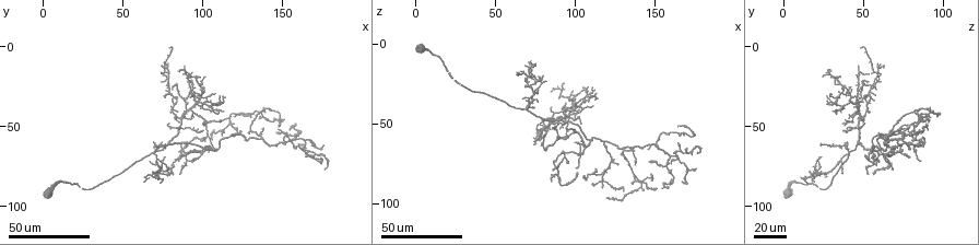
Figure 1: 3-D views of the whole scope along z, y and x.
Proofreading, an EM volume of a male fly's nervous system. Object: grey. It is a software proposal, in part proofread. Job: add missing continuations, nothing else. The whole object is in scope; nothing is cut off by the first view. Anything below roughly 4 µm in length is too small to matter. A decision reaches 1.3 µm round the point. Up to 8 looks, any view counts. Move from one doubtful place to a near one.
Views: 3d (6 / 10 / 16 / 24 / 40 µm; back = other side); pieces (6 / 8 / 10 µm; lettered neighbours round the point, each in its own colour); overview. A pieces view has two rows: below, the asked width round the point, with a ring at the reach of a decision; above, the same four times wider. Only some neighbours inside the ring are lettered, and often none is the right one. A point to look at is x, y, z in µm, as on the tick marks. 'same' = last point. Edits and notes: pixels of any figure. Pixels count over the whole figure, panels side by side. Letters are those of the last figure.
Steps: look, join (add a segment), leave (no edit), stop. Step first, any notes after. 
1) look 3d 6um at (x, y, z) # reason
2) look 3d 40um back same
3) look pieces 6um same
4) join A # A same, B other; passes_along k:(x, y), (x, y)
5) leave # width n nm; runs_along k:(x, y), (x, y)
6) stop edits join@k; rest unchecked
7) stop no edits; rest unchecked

look 3d 24um at (88, 66, 72) # free end

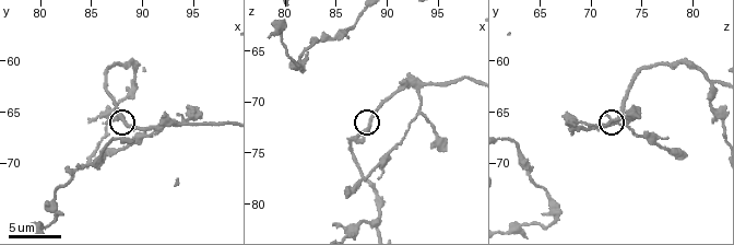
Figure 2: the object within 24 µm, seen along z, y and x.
look pieces 6um at (86.2, 66.0, 73.4)

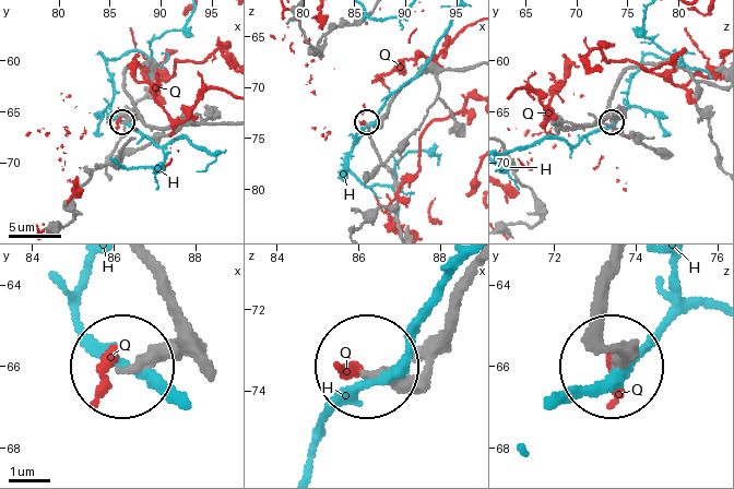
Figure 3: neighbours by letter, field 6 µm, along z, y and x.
leave # H other, Q other; runs_along 3:(466, 291), (422, 364), (373, 374); no lettered segment goes on from it

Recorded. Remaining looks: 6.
look pieces 6um at (85.0, 66.0, 81.8)

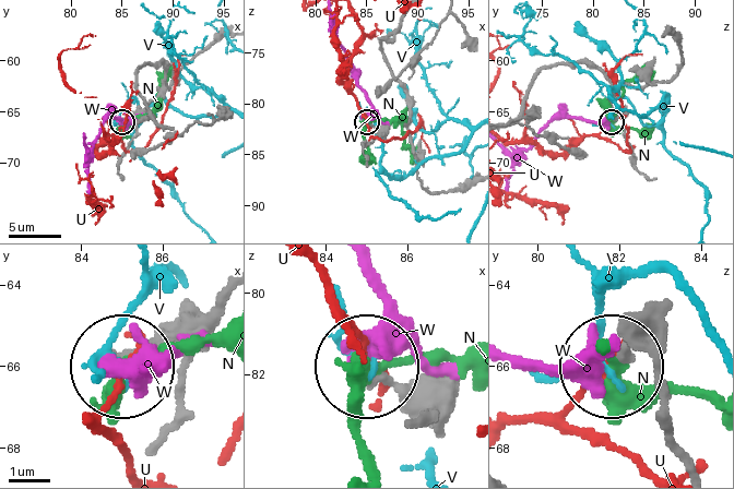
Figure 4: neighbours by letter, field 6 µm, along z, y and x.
leave # N other, U other, V other, W other; none of them fits

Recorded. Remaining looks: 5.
look 3d 24um at (120, 44, 98) # long arm stops here

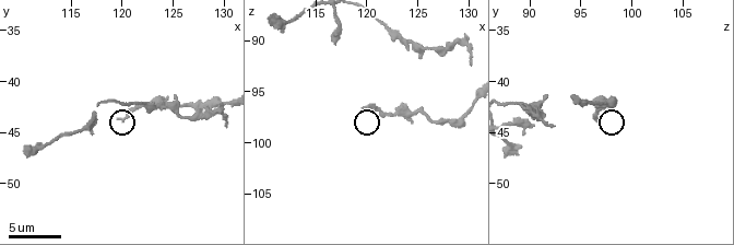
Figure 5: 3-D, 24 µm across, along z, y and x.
look pieces 8um at (119.4, 43.4, 96.4)

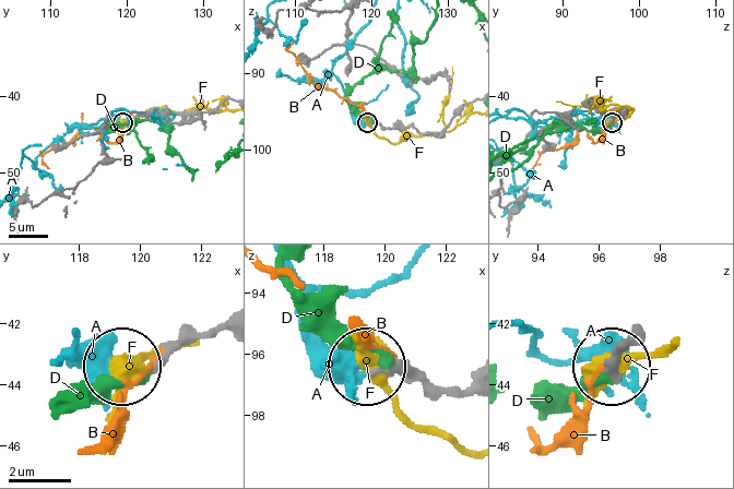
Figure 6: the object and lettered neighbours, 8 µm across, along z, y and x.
leave # width 230 nm; A other, B other, D other, F other; runs_along 6:(470, 102), (438, 131), (368, 121); no lettered segment goes on from it

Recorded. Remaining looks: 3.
look 3d 24um at (160, 62, 76) # branch stops here

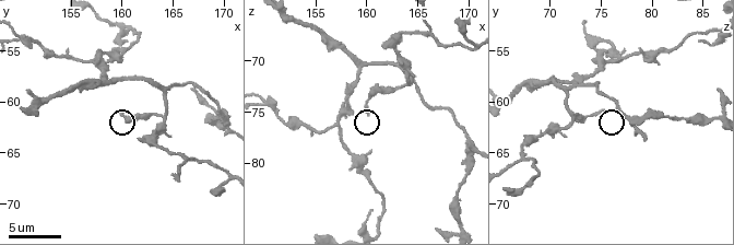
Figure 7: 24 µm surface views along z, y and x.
look pieces 6um at (160.2, 60.8, 75.2)

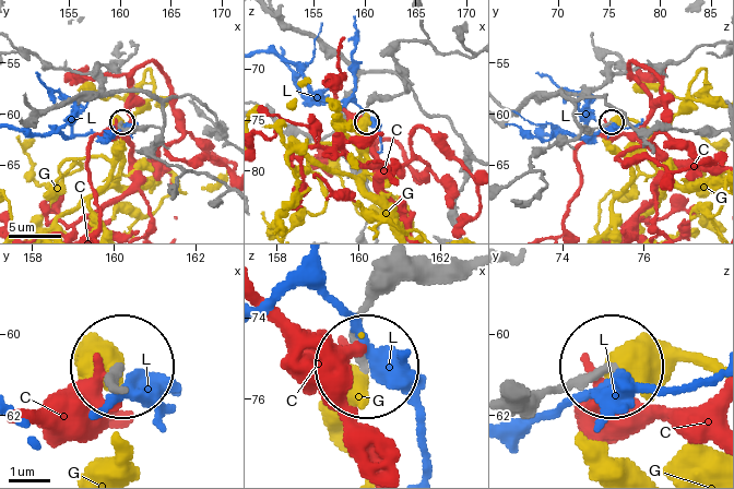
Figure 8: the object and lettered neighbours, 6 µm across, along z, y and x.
leave # width 200 nm; C other, G other, L other; runs_along 8:(515, 388), (546, 394), (605, 370); no lettered segment goes on from it

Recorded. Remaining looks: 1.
stop no edits; rest unchecked

